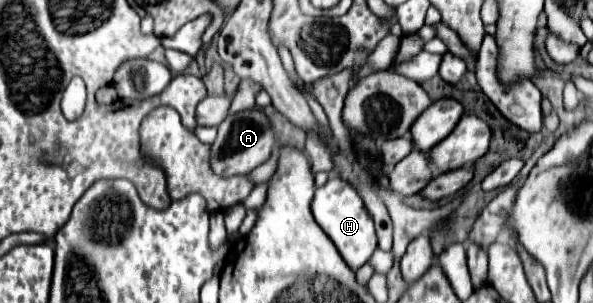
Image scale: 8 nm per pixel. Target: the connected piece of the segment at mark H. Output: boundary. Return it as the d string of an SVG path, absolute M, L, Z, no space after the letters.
M331 176L325 186L315 190L311 212L317 220L317 224L323 228L323 232L333 240L333 244L337 246L343 260L353 270L359 270L371 258L373 250L377 248L377 236L375 236L371 214L367 212L363 198L355 190L355 186L341 180L339 176Z

